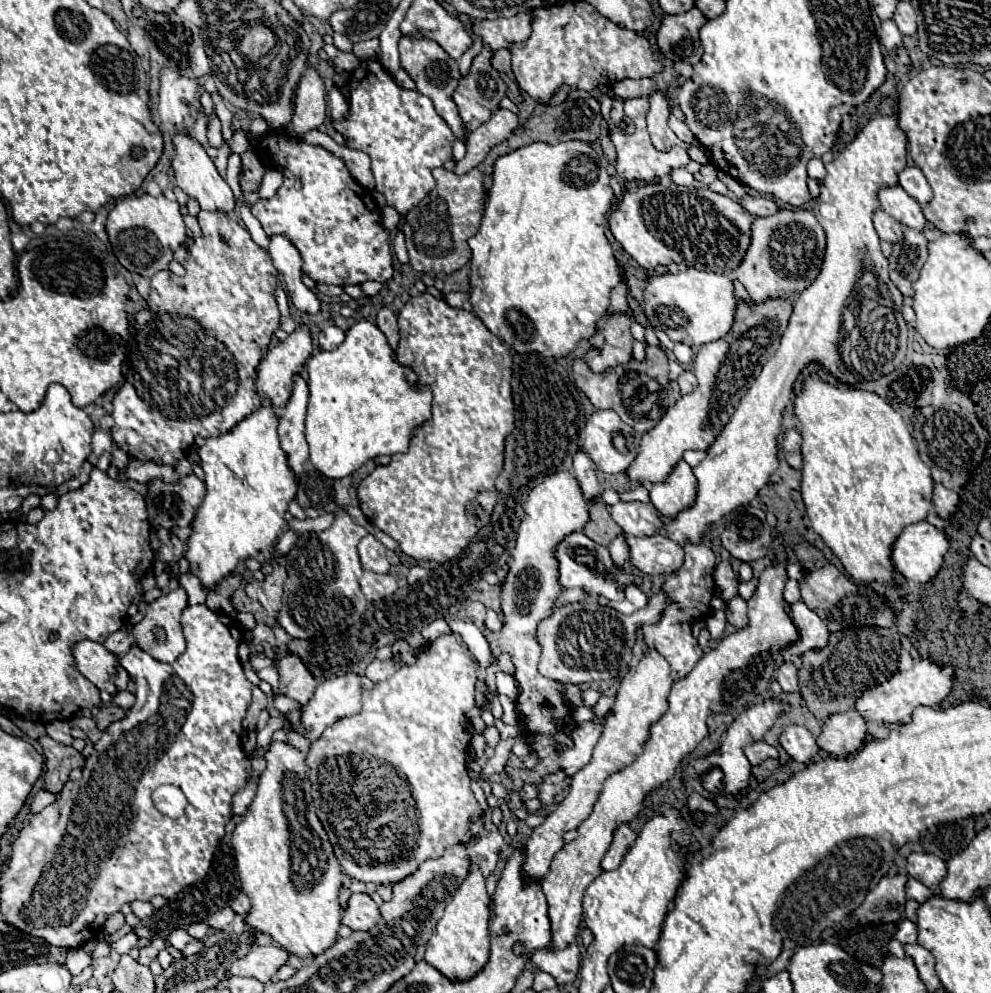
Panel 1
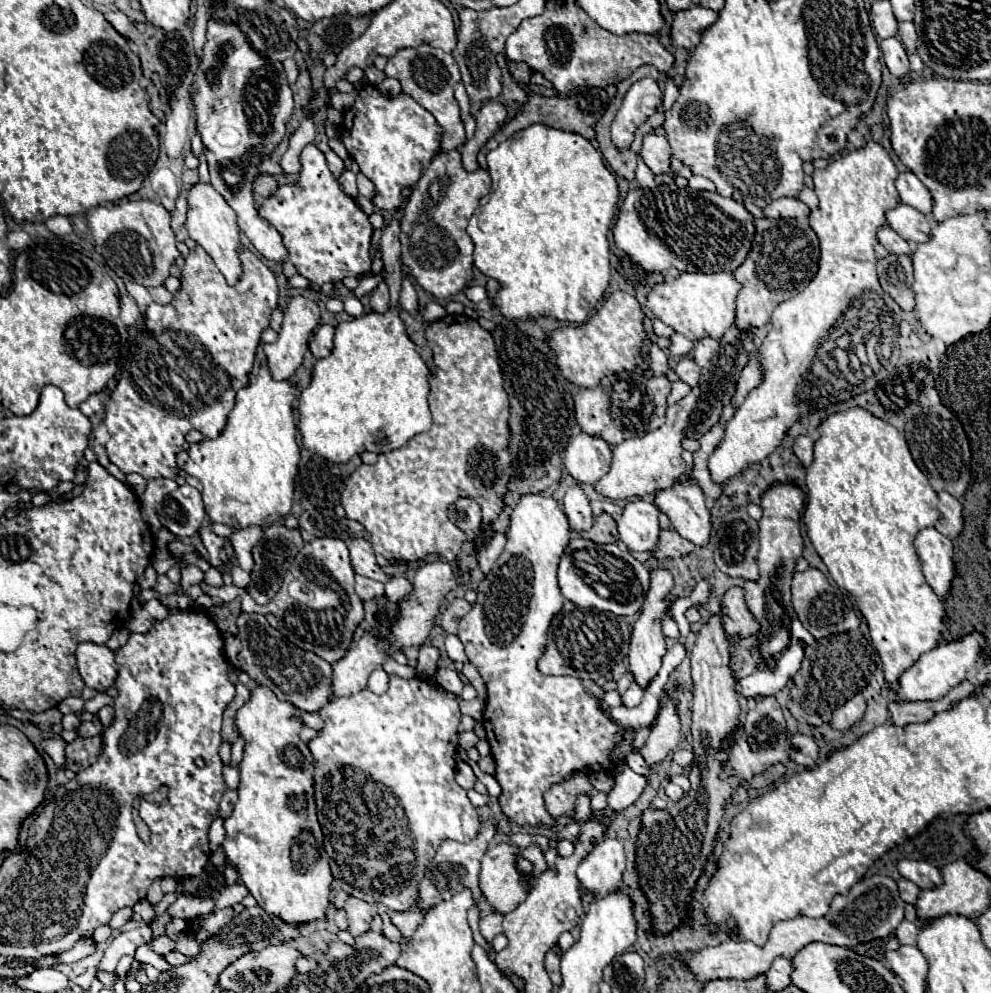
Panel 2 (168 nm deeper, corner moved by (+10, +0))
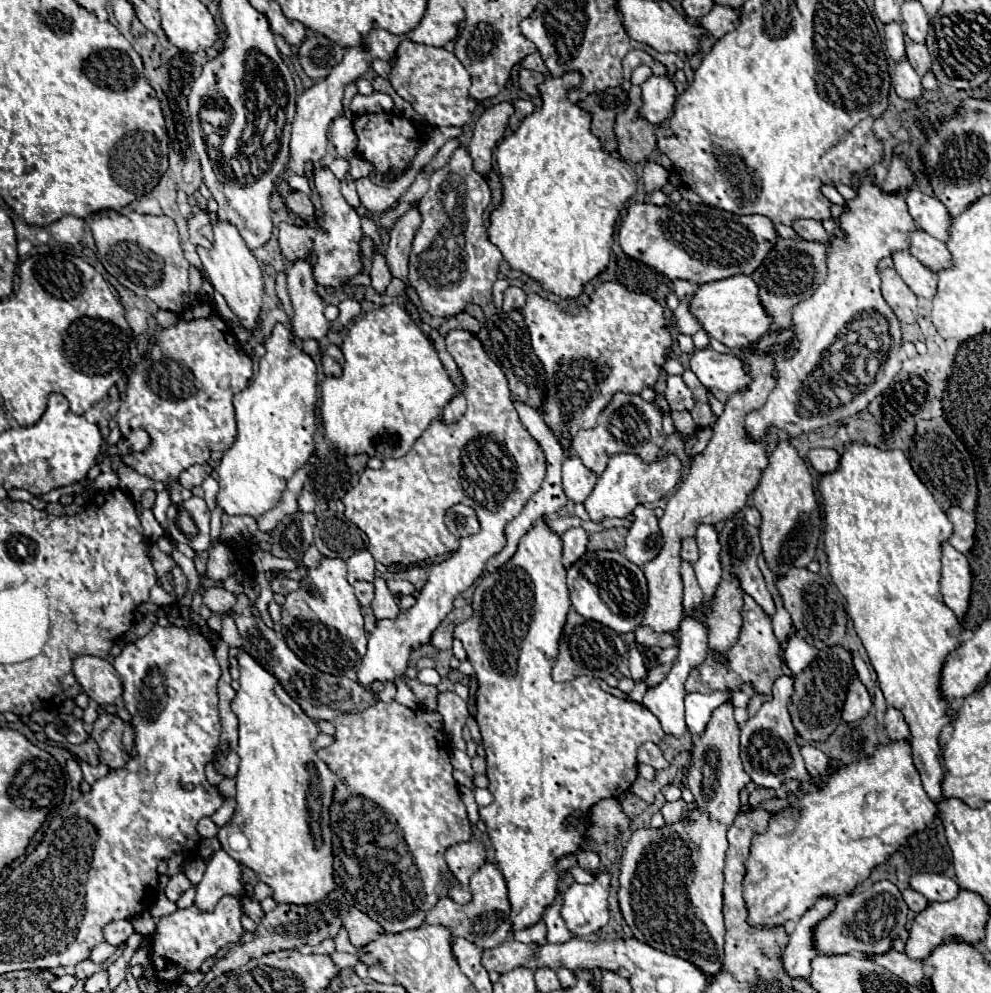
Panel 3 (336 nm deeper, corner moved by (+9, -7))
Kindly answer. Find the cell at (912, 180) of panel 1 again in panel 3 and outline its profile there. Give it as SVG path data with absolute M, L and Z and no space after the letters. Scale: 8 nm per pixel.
M909 190L907 192L907 206L909 214L917 222L921 230L927 234L933 234L937 240L947 242L949 240L949 228L951 228L951 216L947 208L933 196L927 196L919 190Z

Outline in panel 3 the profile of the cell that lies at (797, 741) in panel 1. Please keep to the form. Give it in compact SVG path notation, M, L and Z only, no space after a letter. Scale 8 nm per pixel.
M803 746L801 748L801 754L805 758L805 764L807 764L807 770L813 774L813 776L825 776L827 768L825 764L829 764L829 758L815 746Z

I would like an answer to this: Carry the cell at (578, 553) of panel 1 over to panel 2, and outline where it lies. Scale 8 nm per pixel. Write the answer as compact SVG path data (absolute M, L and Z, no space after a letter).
M574 533L558 565L558 585L566 599L580 607L596 607L614 615L634 615L642 609L650 587L648 575L648 569L628 549L622 551L616 543L598 545Z

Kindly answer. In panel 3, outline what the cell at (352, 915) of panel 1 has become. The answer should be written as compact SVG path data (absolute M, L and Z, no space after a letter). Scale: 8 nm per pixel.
M357 908L349 910L347 918L343 920L343 926L349 932L351 944L357 946L357 948L369 944L371 940L375 940L375 938L379 938L383 934L383 928L377 922L373 922L367 914L359 912Z

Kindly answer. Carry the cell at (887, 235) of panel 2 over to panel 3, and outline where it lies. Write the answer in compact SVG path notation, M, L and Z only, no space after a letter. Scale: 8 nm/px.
M895 252L893 262L895 262L895 270L903 278L903 282L913 290L915 296L931 300L933 294L937 294L937 274L925 268L909 252Z

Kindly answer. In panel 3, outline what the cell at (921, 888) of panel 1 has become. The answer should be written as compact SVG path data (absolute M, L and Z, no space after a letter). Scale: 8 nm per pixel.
M907 888L905 892L903 892L903 900L907 902L907 906L909 906L909 910L913 910L913 912L921 912L921 910L925 910L927 908L927 898L923 896L923 894L919 894L919 892L915 892L913 888Z

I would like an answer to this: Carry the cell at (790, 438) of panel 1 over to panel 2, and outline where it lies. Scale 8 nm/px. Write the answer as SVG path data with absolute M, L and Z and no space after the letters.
M806 435L796 437L796 441L792 445L794 455L802 461L804 467L808 467L812 463L812 445L814 445L814 439L812 437L806 437Z

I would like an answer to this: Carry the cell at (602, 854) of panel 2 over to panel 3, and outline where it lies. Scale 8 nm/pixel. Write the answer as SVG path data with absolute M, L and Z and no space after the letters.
M595 874L595 884L571 884L563 892L561 918L573 936L589 936L609 922L609 874Z

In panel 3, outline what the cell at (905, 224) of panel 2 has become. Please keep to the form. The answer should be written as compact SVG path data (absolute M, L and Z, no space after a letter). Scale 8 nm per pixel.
M915 230L911 232L911 250L909 250L923 266L927 266L929 270L937 272L937 270L945 270L949 266L953 266L951 262L951 254L945 246L945 242L929 236L923 230Z

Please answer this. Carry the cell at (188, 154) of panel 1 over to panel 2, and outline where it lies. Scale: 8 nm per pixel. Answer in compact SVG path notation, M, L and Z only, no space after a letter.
M196 181L190 185L190 193L186 193L186 201L188 201L188 217L186 217L188 235L206 249L206 253L214 259L216 267L222 271L226 281L234 285L242 273L240 259L236 253L236 249L240 247L240 239L238 239L240 229L236 225L236 213L226 203L226 199L212 187L212 183L204 183L204 181Z

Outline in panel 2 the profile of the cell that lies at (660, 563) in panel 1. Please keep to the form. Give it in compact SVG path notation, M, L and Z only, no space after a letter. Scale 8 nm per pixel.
M660 531L660 539L658 539L652 555L656 559L664 559L664 557L670 559L670 557L682 557L682 555L690 553L692 549L694 549L694 543L680 537L676 531Z

